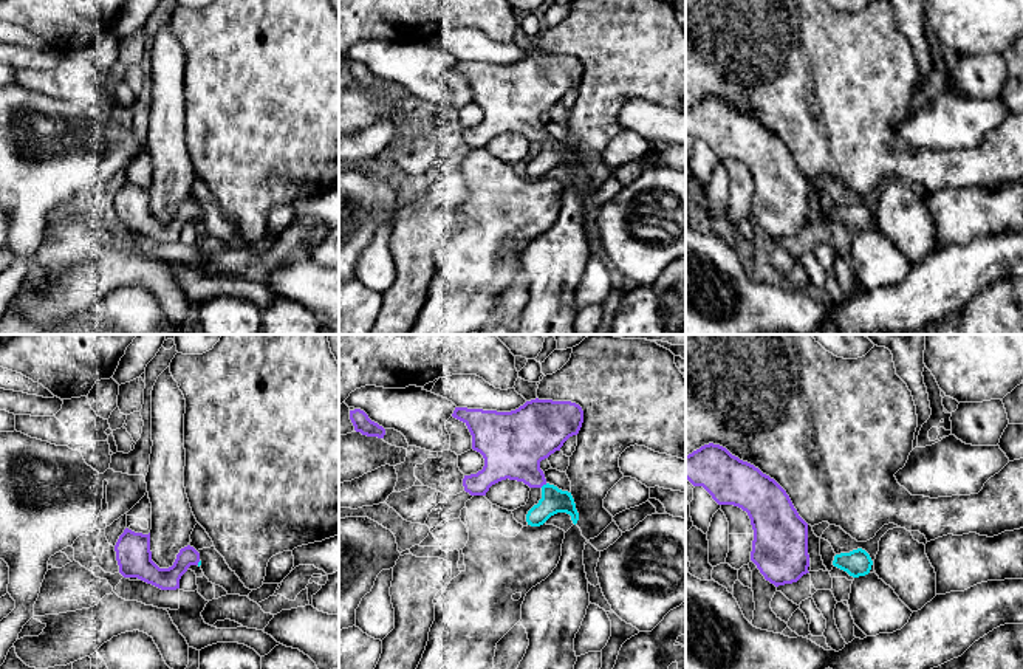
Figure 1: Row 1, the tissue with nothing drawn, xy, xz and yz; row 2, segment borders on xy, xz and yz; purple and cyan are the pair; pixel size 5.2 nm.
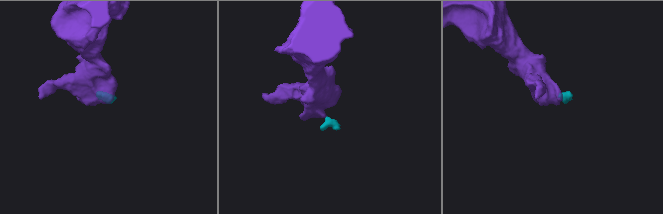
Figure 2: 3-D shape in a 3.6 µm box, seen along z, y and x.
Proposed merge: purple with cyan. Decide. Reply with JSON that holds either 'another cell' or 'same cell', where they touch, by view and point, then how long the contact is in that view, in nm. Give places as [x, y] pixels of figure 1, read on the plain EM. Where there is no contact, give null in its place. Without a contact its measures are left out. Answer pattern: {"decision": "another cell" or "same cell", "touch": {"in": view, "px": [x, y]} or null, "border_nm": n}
{"decision": "same cell", "touch": {"in": "xz", "px": [544, 137]}, "border_nm": 40}

